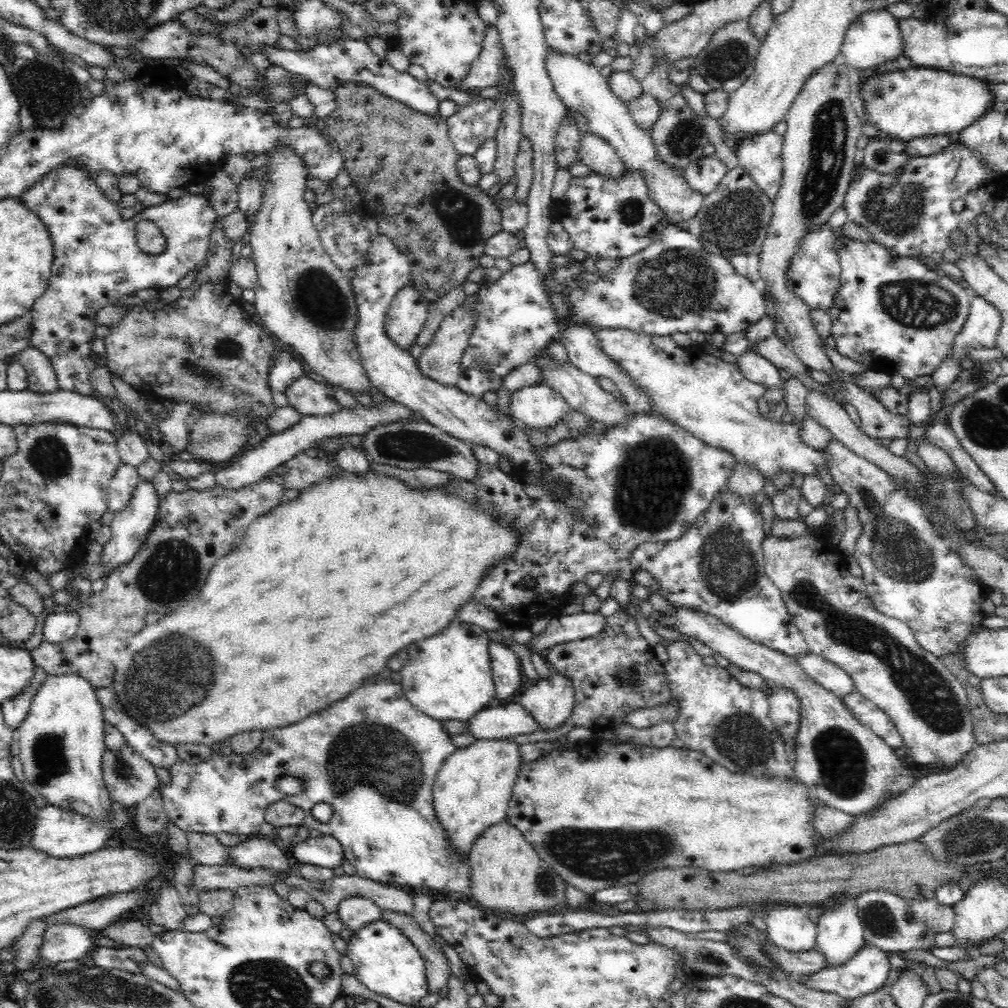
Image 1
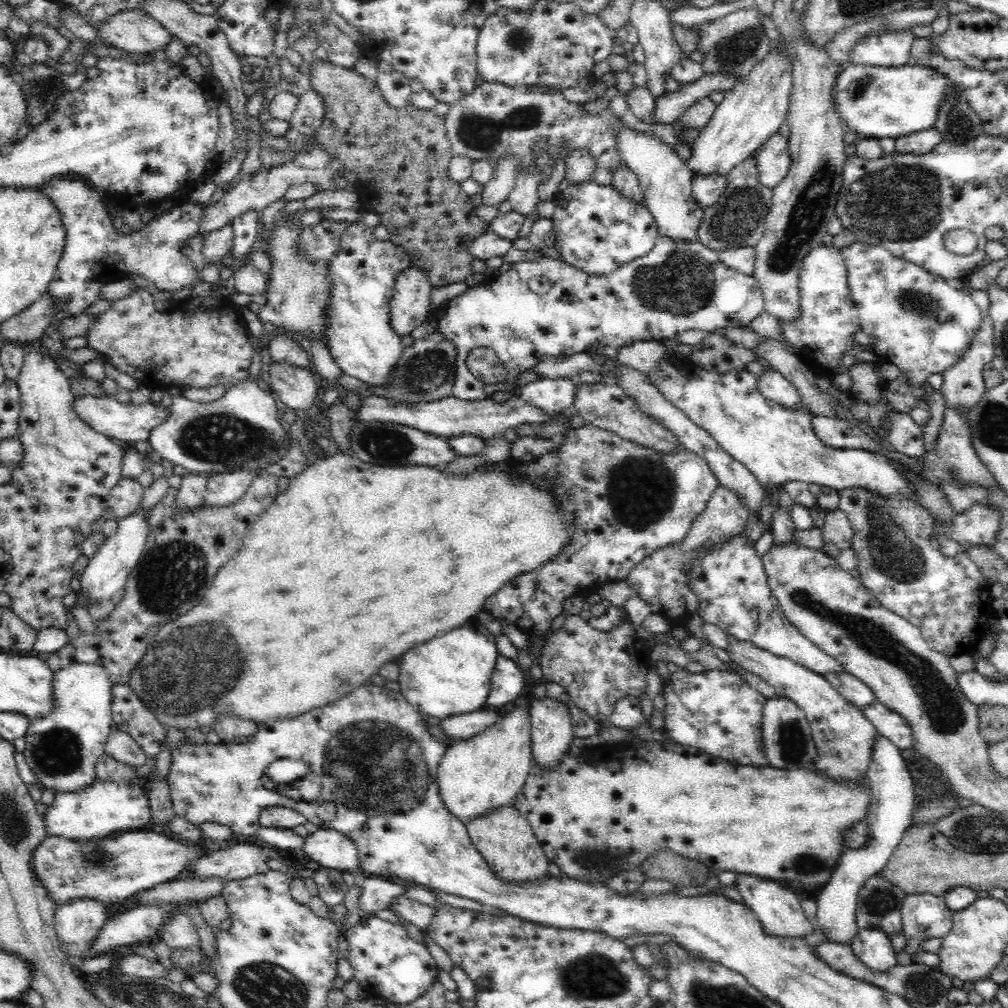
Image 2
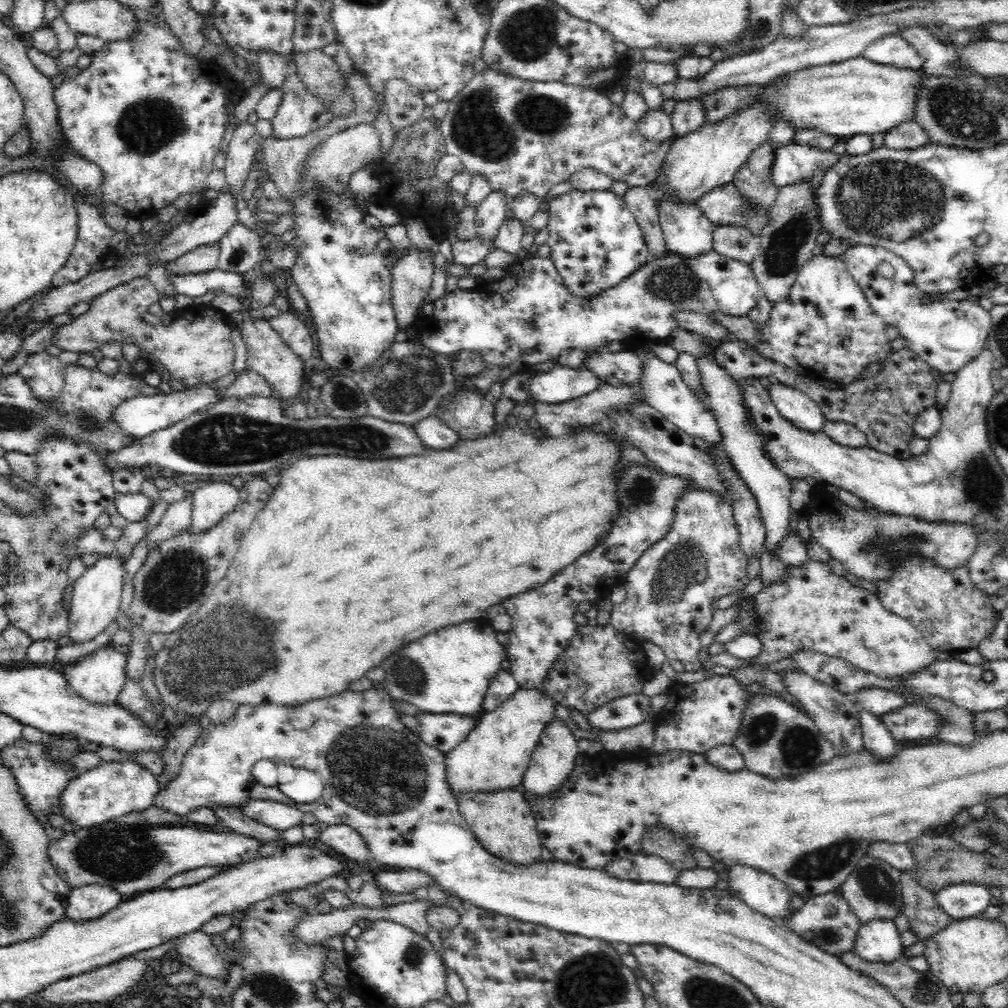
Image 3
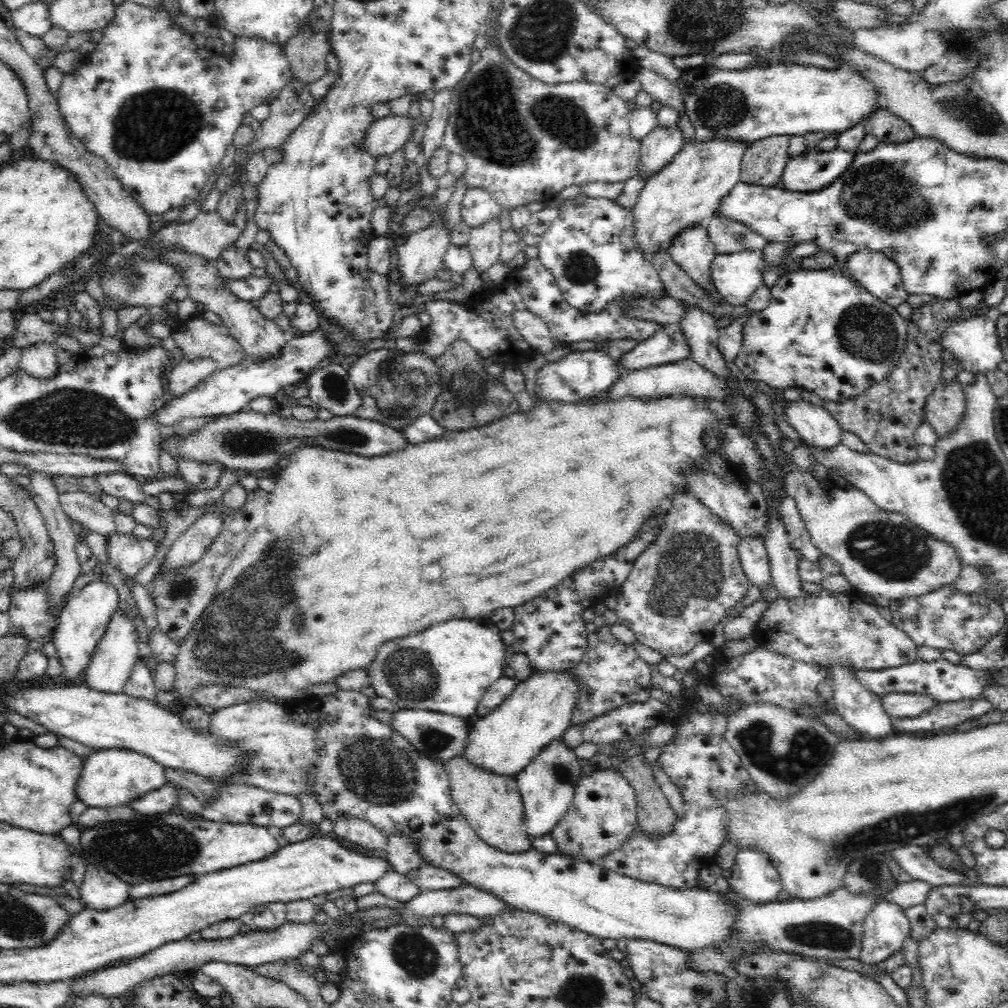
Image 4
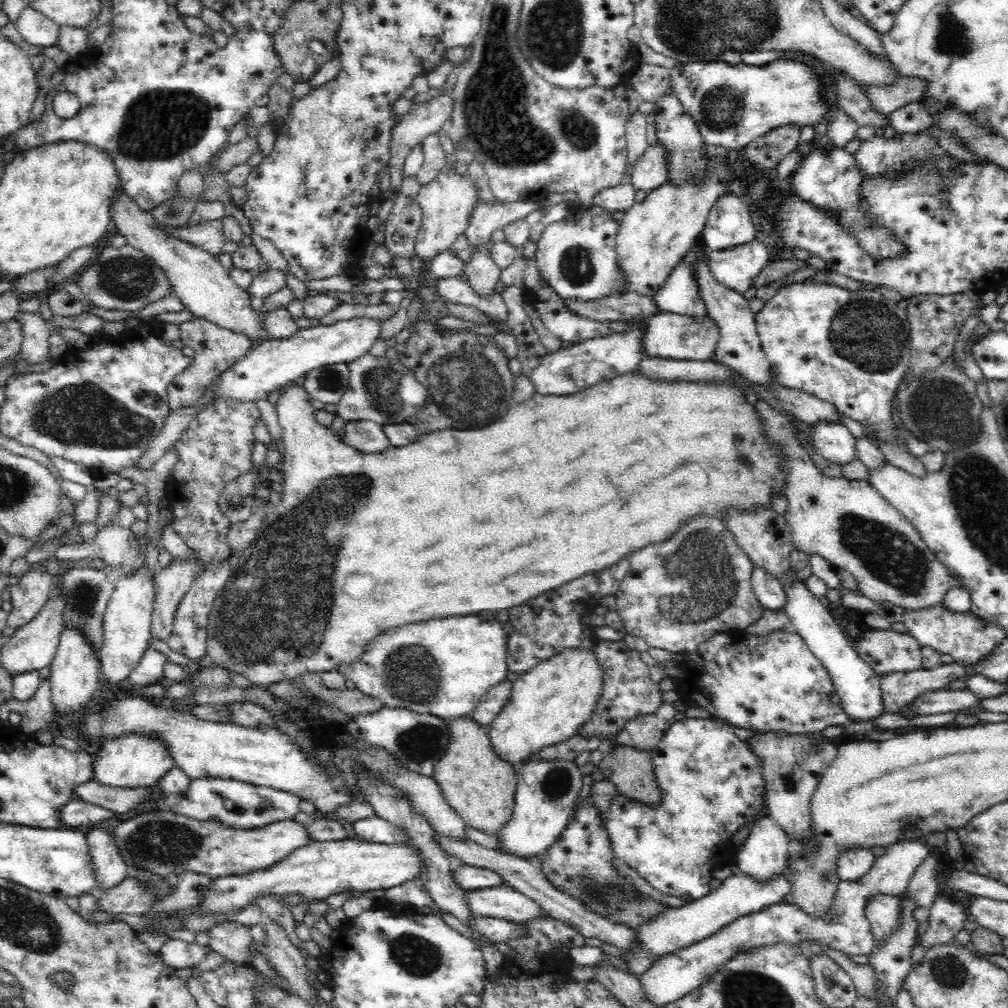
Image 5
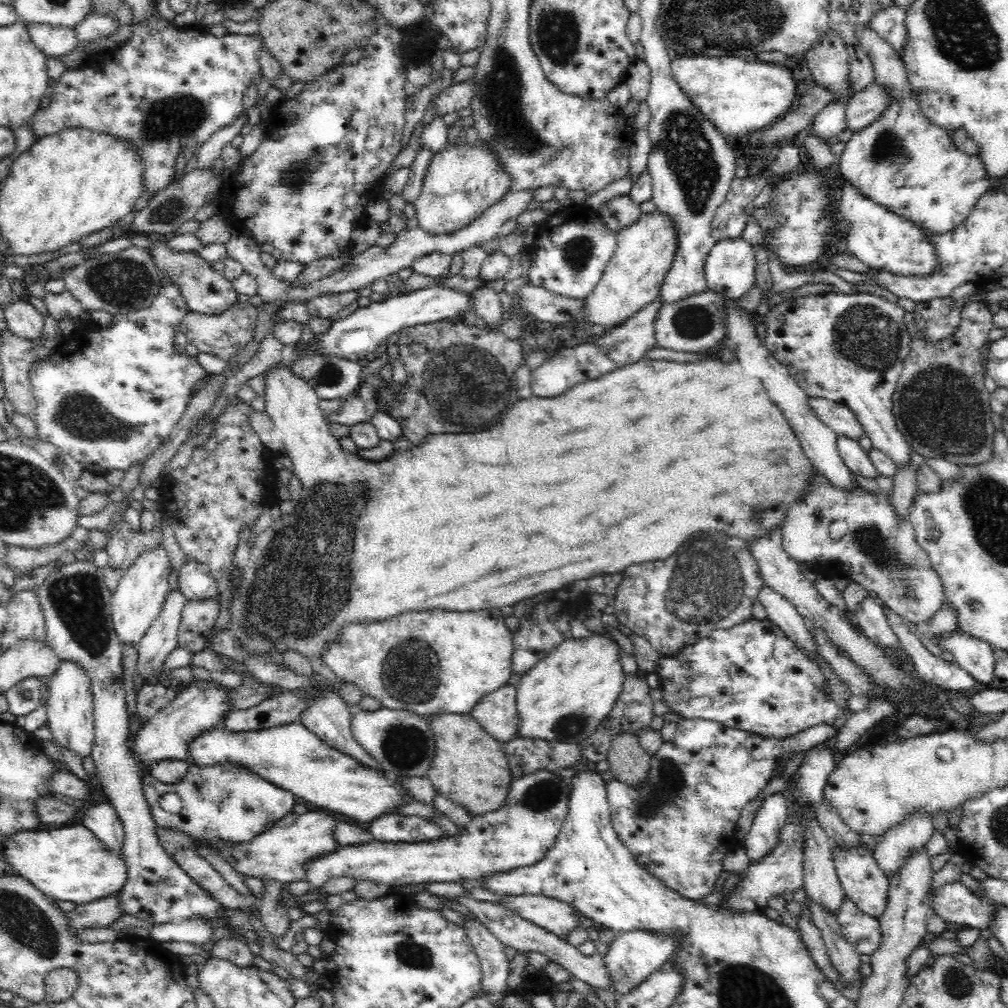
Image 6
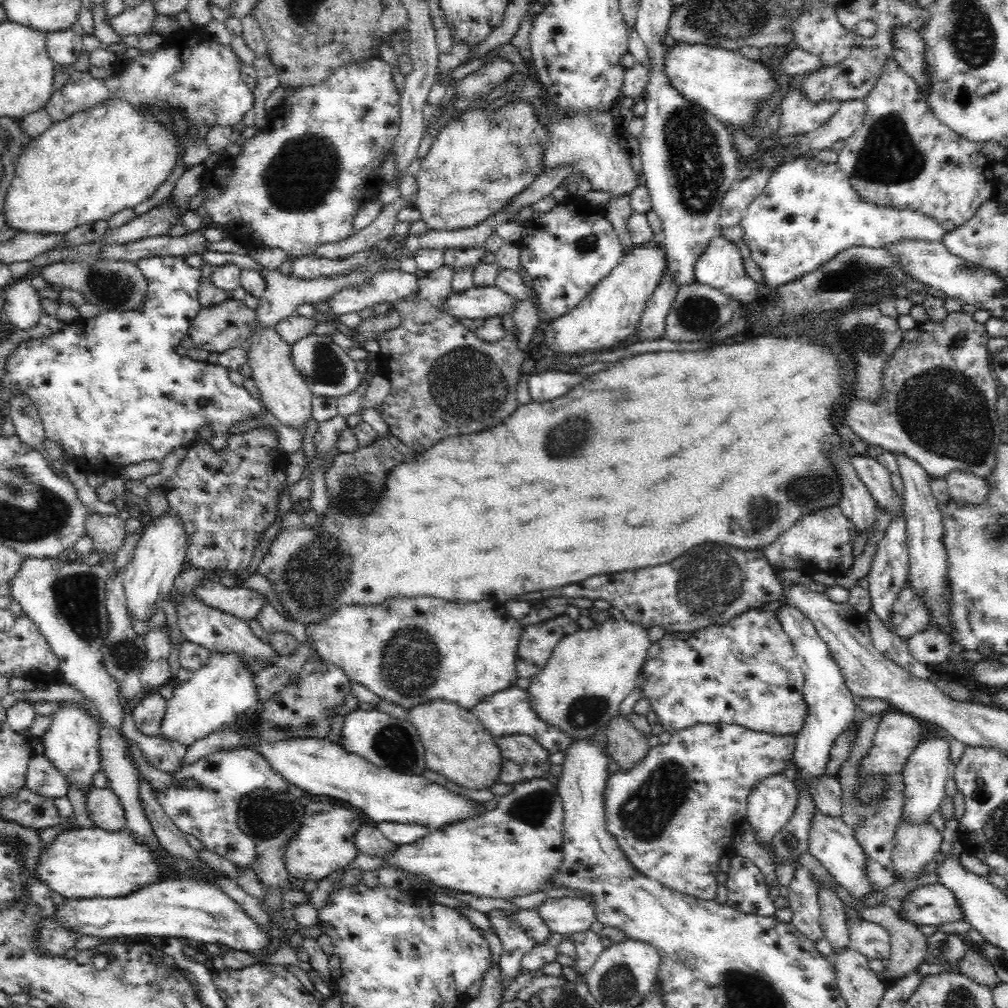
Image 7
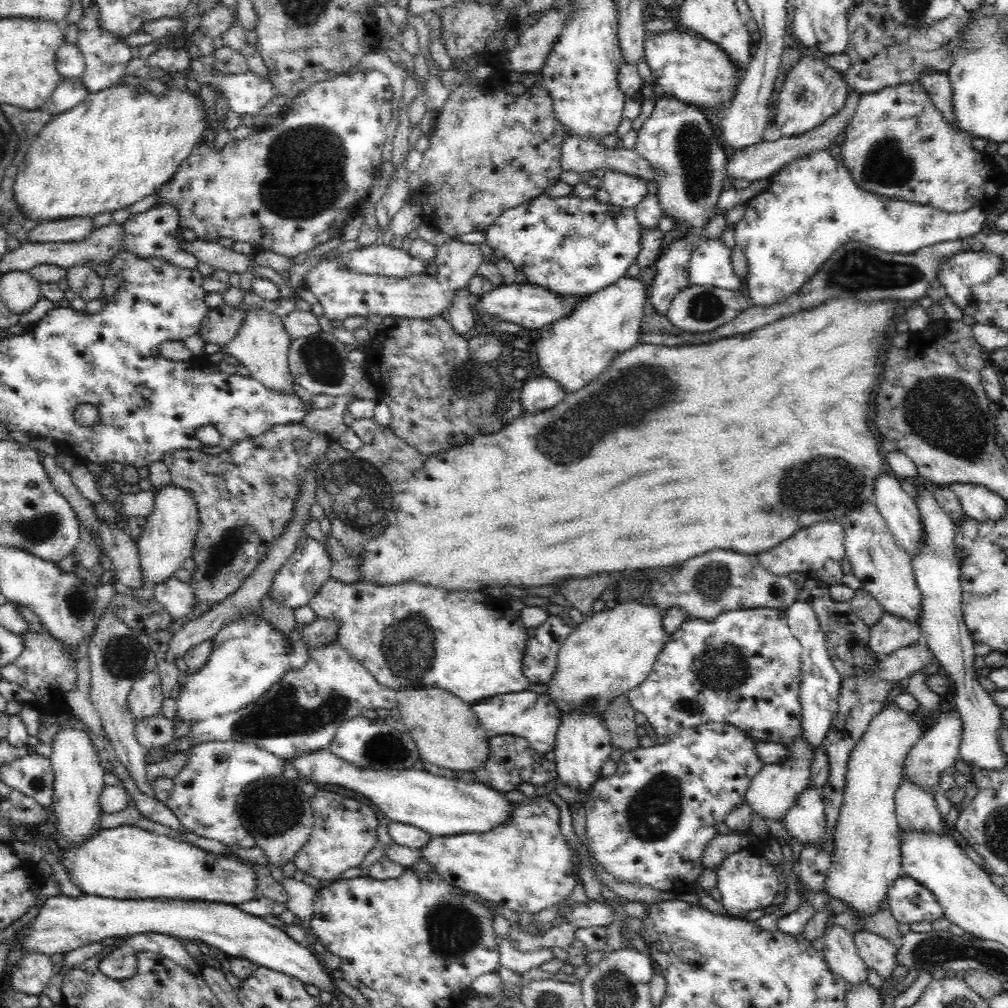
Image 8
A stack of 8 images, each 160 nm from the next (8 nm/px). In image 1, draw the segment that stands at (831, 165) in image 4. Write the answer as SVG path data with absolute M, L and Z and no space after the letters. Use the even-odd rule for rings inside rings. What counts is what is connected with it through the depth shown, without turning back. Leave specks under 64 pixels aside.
M768 130L764 134L752 134L734 140L734 152L738 165L753 178L770 203L778 198L783 173L783 136Z

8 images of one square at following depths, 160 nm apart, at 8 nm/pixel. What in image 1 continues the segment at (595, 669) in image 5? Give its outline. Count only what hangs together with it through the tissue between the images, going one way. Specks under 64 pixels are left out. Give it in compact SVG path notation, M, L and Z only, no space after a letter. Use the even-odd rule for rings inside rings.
M478 739L470 746L456 749L441 764L433 786L434 815L444 829L450 853L460 859L460 862L462 862L462 858L468 859L474 841L488 827L505 820L510 792L512 792L512 786L516 782L518 768L520 768L518 744L514 744L510 740L500 739Z

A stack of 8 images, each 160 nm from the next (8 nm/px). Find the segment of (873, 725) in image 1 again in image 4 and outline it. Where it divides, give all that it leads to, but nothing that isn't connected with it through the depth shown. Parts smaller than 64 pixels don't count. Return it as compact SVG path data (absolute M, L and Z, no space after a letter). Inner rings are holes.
M988 699L937 702L930 710L914 716L914 718L890 717L890 722L896 732L916 734L935 730L937 732L937 730L953 729L958 724L982 716L992 709L992 703Z

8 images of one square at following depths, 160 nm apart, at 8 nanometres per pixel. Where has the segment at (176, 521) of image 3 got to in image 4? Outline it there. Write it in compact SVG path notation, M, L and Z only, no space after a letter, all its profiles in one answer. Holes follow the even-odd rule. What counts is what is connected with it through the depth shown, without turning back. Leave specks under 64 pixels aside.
M114 532L107 552L110 562L132 580L146 564L154 560L159 545L153 538L137 540L132 534L121 536Z

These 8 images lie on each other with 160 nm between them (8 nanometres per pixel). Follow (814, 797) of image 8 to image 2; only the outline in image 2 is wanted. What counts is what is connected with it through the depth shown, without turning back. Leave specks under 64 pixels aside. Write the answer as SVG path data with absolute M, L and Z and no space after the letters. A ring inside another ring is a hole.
M860 929L856 938L852 940L851 950L856 960L874 973L889 971L897 964L897 954L893 950L890 938L881 929Z

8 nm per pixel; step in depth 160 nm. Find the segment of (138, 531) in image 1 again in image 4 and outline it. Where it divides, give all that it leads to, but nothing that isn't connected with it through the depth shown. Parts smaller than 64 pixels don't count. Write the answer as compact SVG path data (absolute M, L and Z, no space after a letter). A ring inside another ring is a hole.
M104 577L93 578L61 608L59 623L53 634L53 643L57 648L57 656L64 666L64 676L68 676L70 682L74 682L76 676L85 674L90 656L104 636L107 624L118 610L119 604L116 587Z

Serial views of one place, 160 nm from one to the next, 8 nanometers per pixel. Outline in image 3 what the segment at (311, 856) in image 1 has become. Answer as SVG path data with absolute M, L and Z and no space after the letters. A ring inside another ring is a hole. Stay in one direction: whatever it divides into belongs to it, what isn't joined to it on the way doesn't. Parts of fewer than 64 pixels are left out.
M344 824L326 825L316 839L344 860L352 860L358 864L371 860L370 851L362 836Z

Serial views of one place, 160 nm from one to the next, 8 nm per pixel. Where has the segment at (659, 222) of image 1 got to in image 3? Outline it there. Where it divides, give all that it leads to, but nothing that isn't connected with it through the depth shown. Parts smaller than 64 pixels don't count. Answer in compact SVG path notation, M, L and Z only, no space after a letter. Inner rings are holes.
M572 190L556 196L549 204L548 246L563 284L571 294L584 299L594 297L630 277L638 266L651 258L638 221L610 190Z

